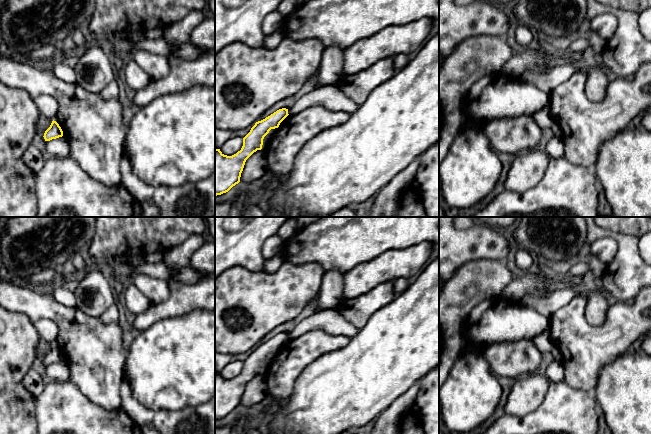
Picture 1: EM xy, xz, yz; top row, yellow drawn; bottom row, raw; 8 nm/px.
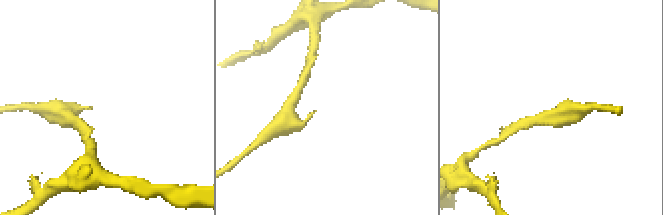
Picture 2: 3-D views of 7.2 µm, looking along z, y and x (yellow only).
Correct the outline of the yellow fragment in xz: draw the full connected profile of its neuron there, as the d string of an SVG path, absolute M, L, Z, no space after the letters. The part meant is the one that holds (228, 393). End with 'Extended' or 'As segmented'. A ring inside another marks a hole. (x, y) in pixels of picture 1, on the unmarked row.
M282 332L256 346L243 362L241 374L232 380L224 379L220 373L215 372L215 420L228 416L240 406L246 384L262 373L264 361L271 353L278 352L288 339L288 333Z. As segmented

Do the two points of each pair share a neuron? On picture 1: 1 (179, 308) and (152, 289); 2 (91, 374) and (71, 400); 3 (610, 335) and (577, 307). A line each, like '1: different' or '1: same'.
1: different
2: different
3: same

